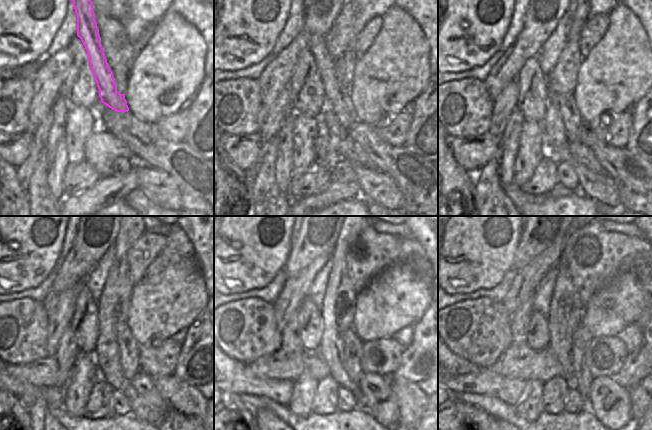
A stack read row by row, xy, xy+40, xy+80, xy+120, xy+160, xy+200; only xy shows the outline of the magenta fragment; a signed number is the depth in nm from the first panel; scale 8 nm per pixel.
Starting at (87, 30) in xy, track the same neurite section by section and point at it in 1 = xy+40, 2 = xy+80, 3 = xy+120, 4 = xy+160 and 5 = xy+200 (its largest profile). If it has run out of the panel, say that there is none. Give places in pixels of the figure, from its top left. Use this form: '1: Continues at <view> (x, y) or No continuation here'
1: Continues at xy+40 (337, 98)
2: Continues at xy+80 (572, 119)
3: Continues at xy+120 (128, 347)
4: Continues at xy+160 (353, 345)
5: Continues at xy+200 (584, 378)

